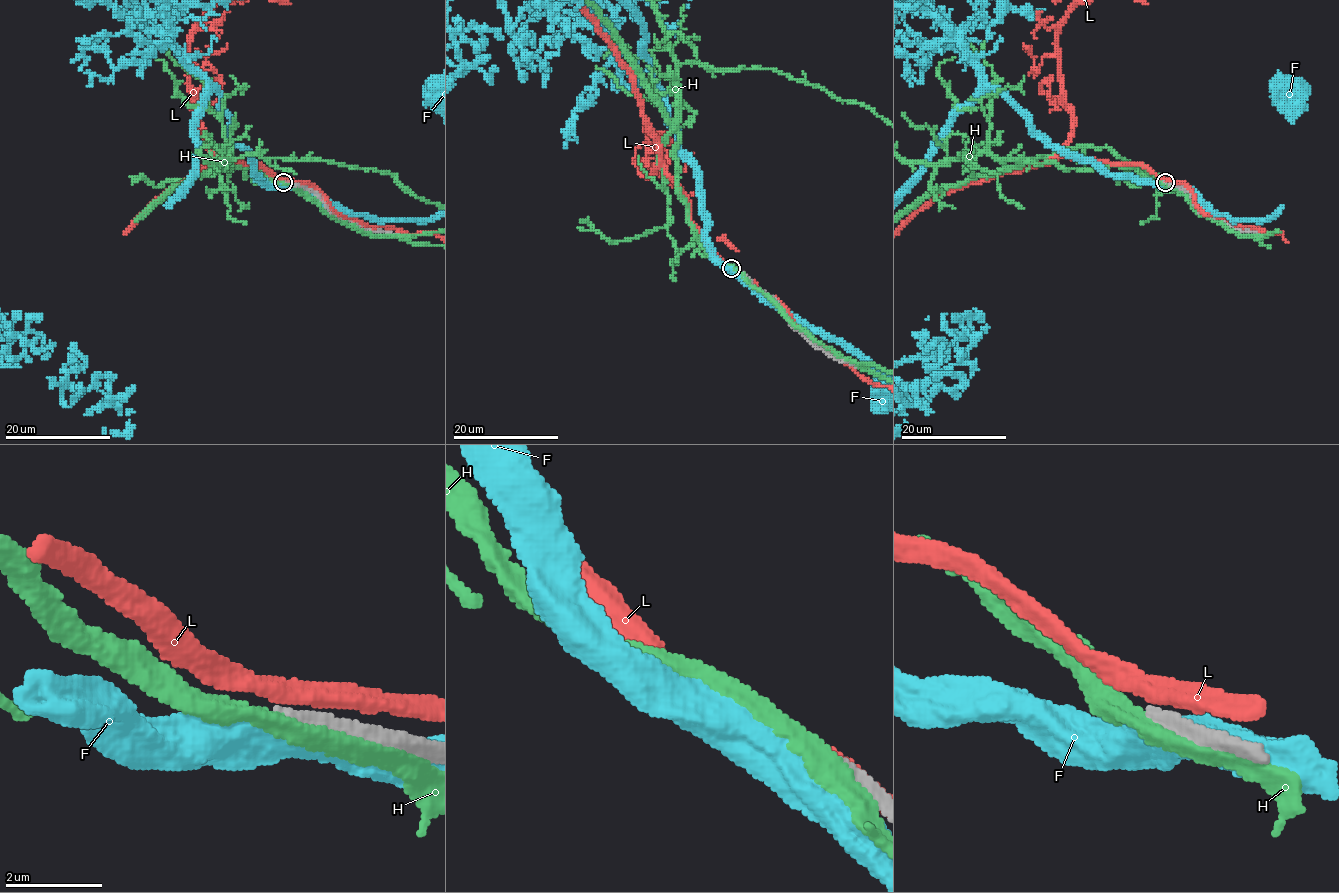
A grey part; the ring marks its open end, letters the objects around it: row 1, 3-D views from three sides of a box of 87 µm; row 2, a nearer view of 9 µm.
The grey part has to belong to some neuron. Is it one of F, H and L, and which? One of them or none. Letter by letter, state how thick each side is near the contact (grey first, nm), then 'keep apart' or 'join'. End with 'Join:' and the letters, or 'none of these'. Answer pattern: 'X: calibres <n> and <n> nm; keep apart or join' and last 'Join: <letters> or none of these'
F: calibres 320 and 550 nm; keep apart
H: calibres 320 and 360 nm; keep apart
L: calibres 360 and 360 nm; keep apart
Join: none of these

